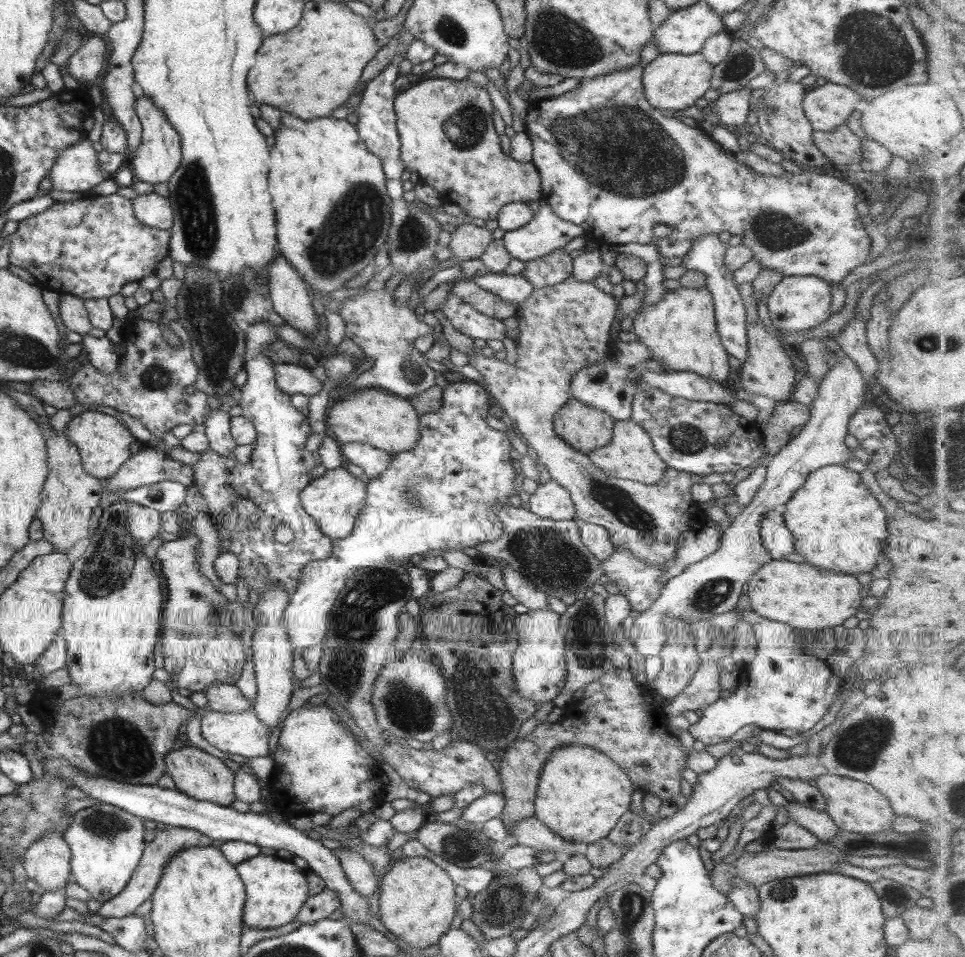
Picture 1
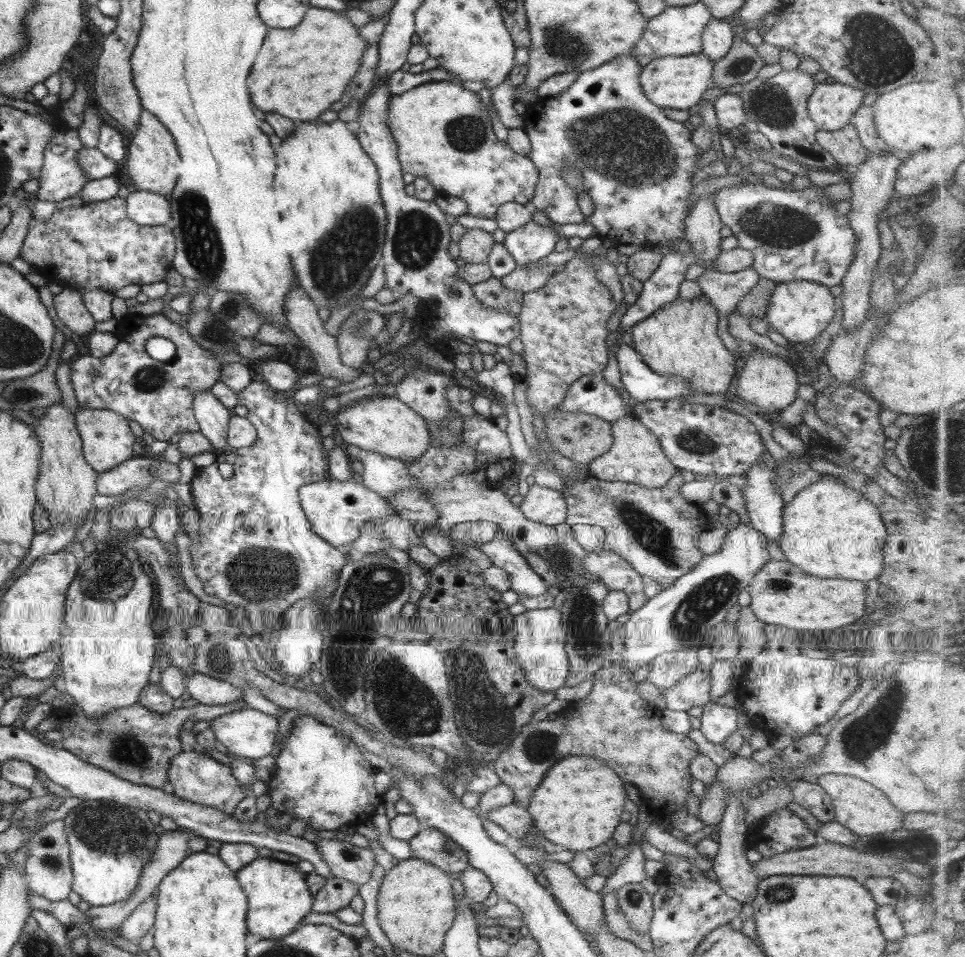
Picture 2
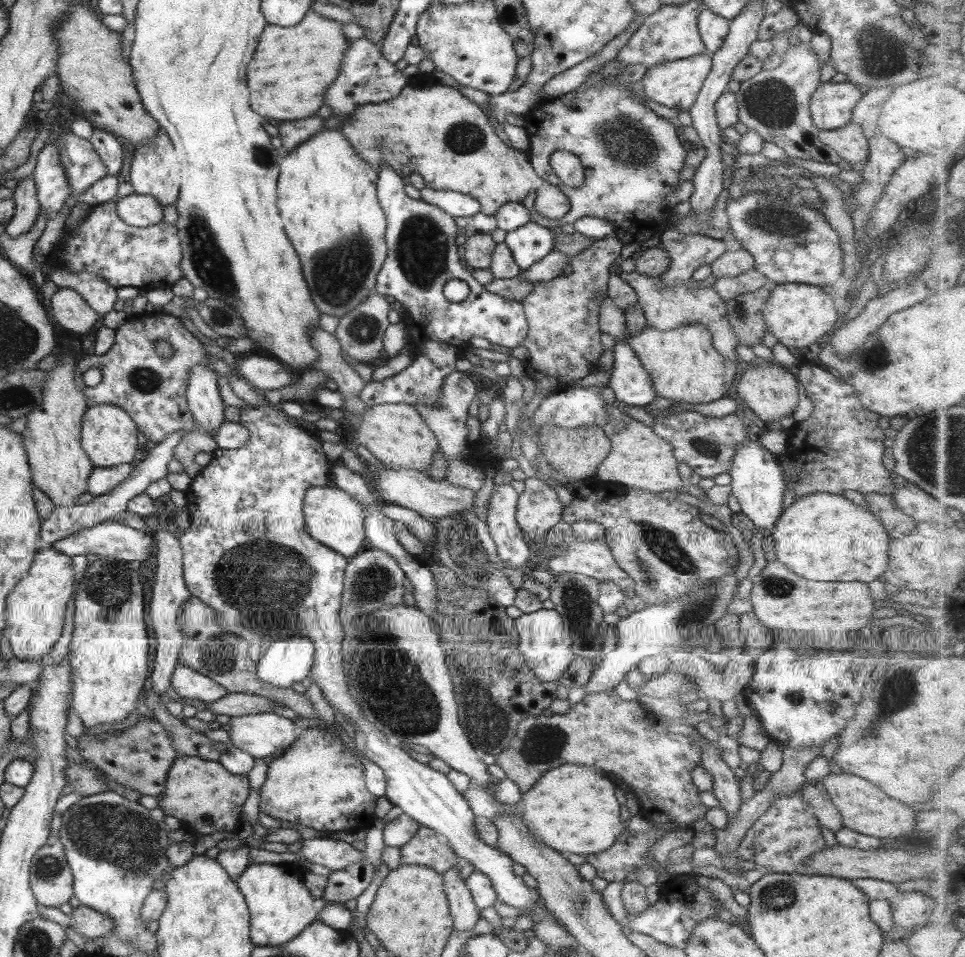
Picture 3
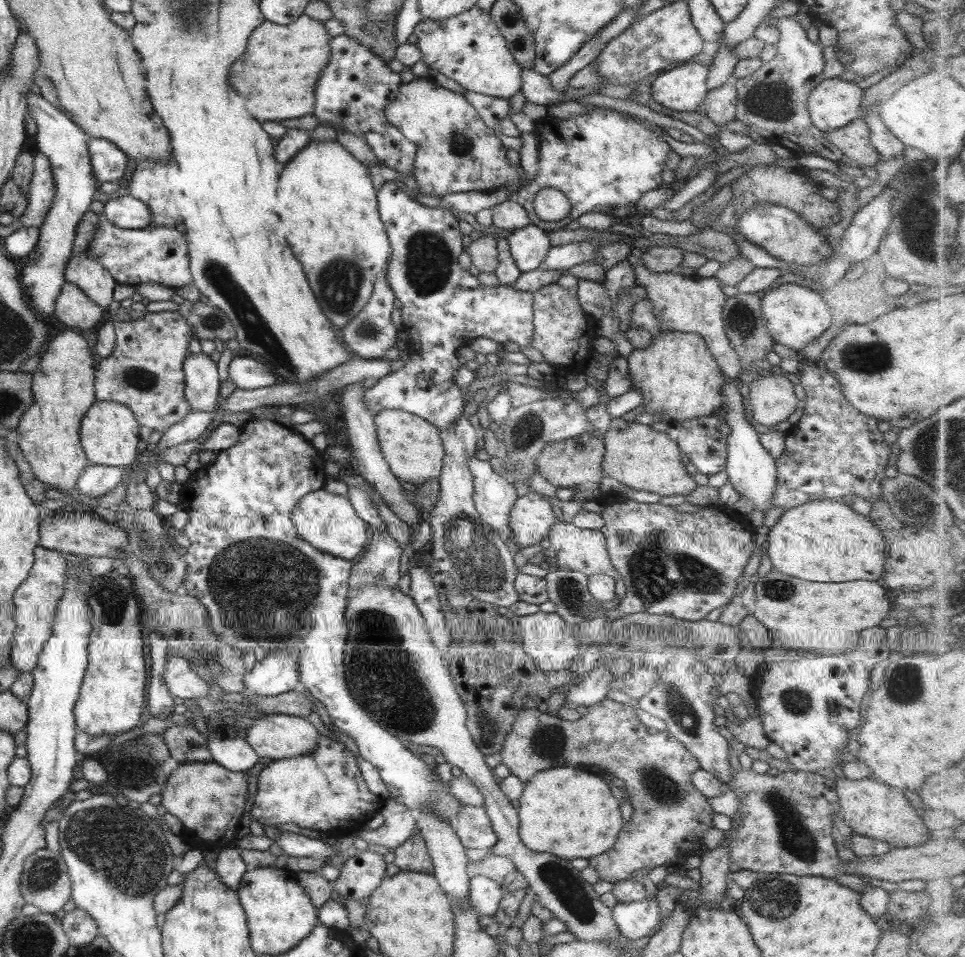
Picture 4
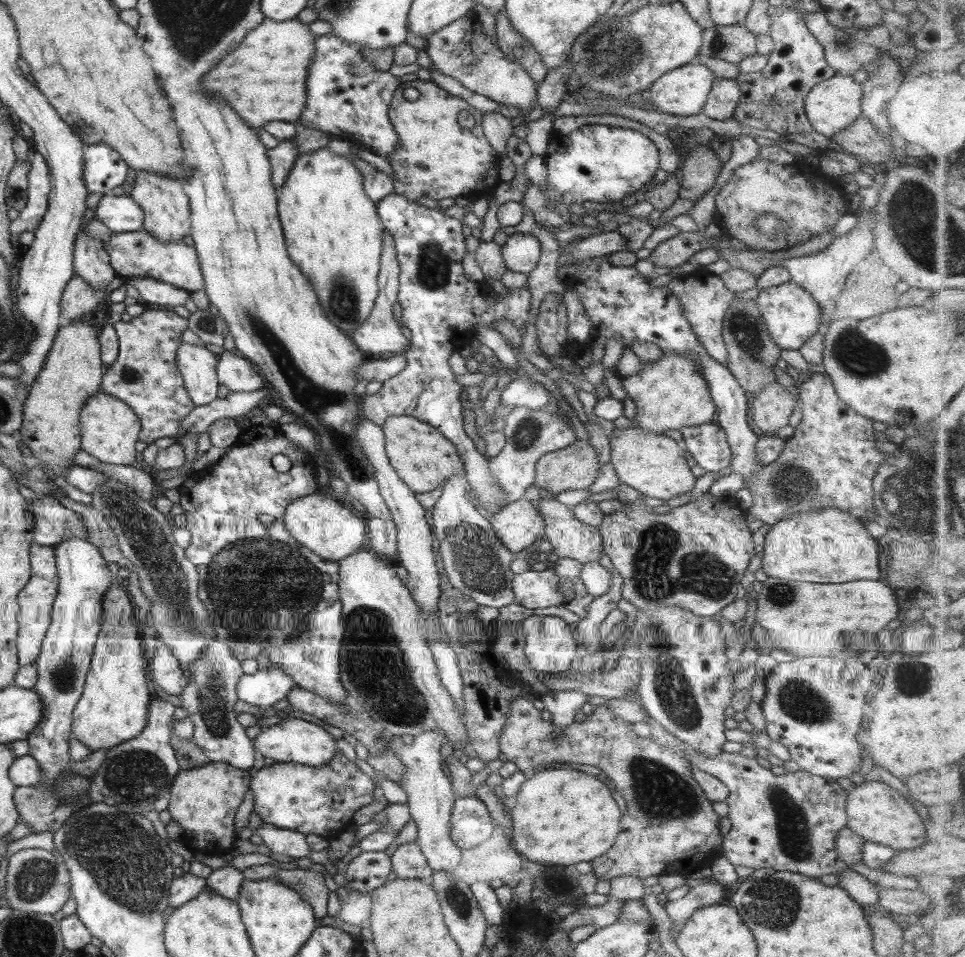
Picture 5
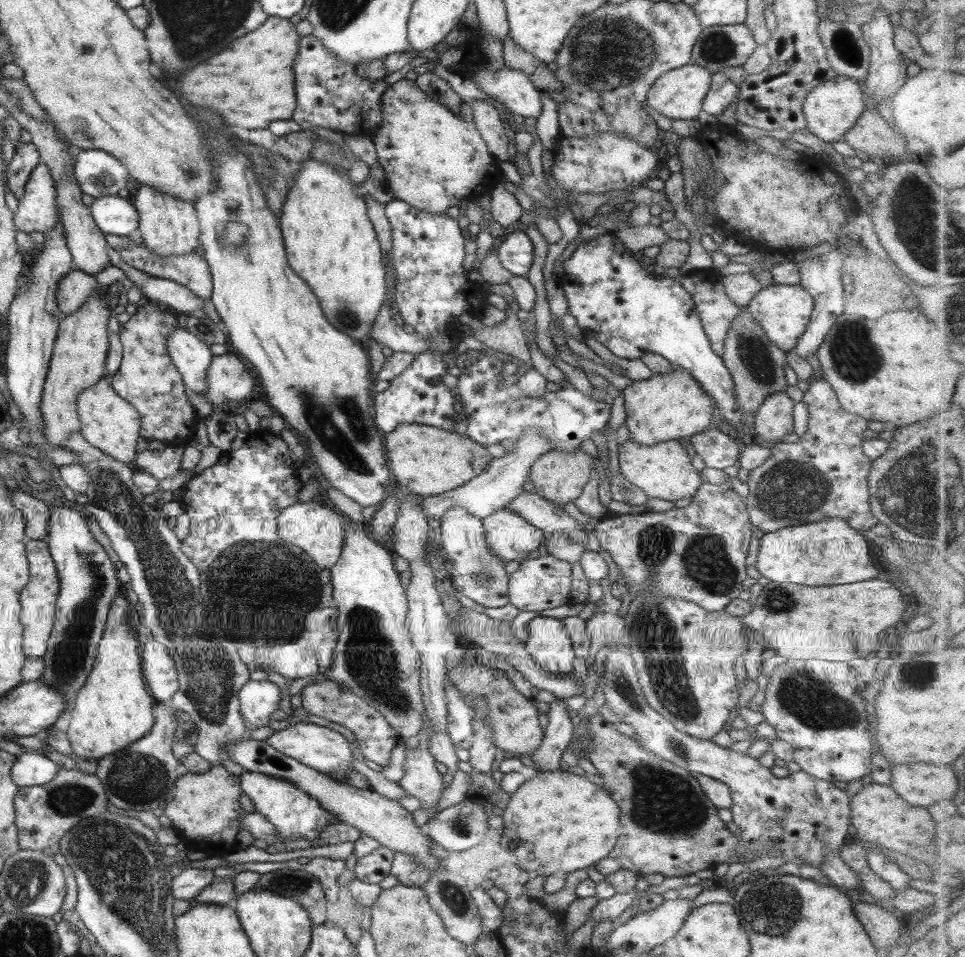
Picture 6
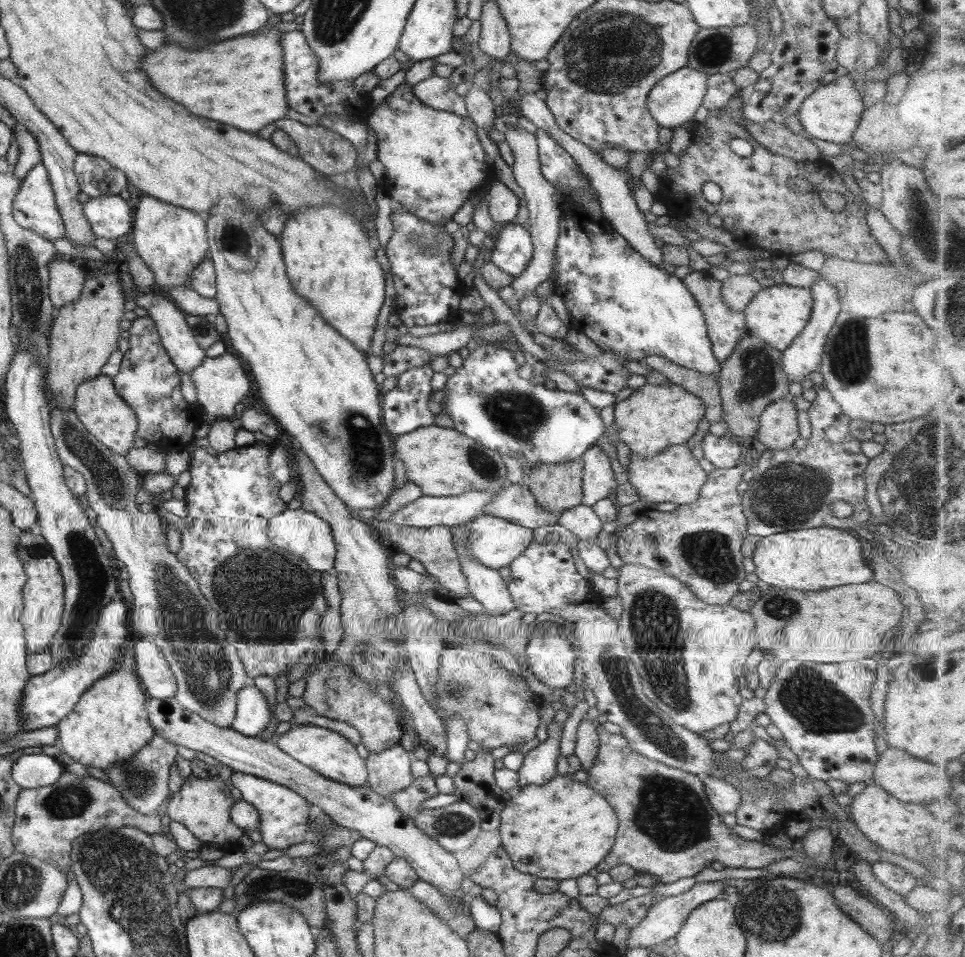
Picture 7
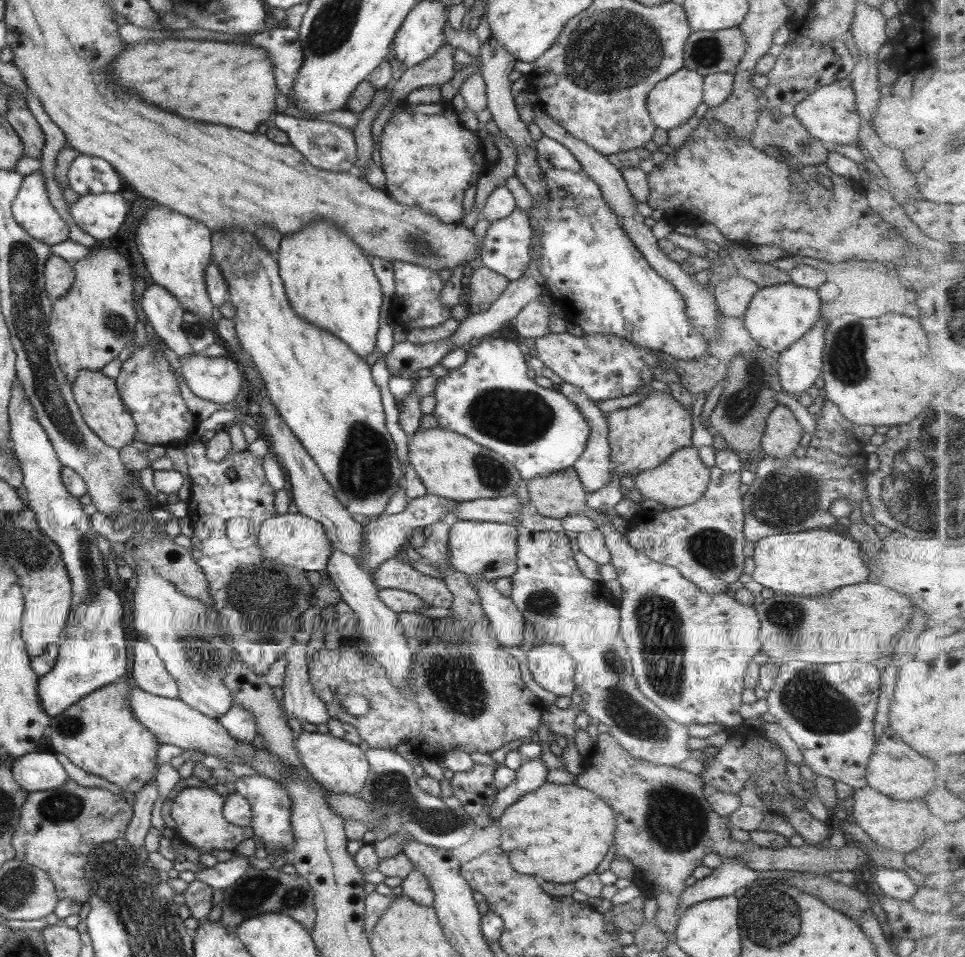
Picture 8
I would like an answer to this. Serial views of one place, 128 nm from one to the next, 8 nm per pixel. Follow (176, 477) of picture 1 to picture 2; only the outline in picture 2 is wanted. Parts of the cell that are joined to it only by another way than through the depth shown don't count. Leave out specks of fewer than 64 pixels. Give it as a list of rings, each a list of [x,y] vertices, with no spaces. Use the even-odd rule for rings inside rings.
[[[131,456],[117,466],[97,473],[95,490],[103,496],[119,496],[137,485],[145,489],[153,480],[177,483],[179,475],[177,464],[163,460],[162,456]]]

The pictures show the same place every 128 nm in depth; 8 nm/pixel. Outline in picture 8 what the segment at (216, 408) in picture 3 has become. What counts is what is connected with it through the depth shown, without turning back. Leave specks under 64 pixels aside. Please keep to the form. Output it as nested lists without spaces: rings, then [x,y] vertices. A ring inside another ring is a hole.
[[[151,284],[144,288],[140,303],[151,328],[167,348],[173,350],[178,357],[193,353],[182,330],[185,311],[174,295],[157,284]]]

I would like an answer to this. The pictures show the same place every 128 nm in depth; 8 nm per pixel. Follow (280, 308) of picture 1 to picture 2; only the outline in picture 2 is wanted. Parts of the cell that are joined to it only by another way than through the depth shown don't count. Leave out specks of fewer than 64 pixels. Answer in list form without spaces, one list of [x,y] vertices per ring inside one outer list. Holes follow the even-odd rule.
[[[297,282],[294,286],[285,294],[285,300],[283,300],[283,315],[285,315],[285,323],[287,328],[293,332],[293,334],[299,340],[298,346],[305,347],[313,360],[316,362],[316,371],[322,376],[322,378],[337,378],[341,382],[351,382],[357,378],[357,370],[349,368],[339,359],[339,351],[337,351],[336,338],[329,335],[323,327],[324,322],[317,316],[318,307],[314,302],[309,300],[309,296],[303,292],[298,286]]]

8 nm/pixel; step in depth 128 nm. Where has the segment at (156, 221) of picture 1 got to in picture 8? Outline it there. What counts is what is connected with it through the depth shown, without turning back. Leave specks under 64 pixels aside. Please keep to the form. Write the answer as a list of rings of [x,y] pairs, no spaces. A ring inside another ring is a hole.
[[[117,193],[79,196],[68,205],[75,226],[97,242],[113,242],[127,212],[125,200]]]

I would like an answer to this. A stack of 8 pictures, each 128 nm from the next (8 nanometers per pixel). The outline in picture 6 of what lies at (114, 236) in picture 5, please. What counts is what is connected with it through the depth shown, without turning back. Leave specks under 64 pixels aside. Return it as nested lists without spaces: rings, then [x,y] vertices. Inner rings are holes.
[[[135,234],[135,242],[129,242],[125,248],[115,247],[115,251],[121,255],[121,261],[127,264],[127,267],[143,272],[151,277],[161,278],[175,282],[183,287],[187,287],[193,294],[199,298],[208,299],[211,296],[212,281],[207,261],[194,252],[185,254],[185,256],[157,256],[149,248],[143,246],[140,238]]]

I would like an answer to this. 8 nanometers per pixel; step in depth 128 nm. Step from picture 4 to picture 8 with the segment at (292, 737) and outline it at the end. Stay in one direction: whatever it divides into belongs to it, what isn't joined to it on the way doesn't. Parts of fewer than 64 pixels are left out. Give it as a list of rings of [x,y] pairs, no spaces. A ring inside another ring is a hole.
[[[302,731],[293,738],[301,765],[309,771],[317,784],[329,792],[356,795],[365,784],[369,764],[356,744],[333,737],[329,733]]]

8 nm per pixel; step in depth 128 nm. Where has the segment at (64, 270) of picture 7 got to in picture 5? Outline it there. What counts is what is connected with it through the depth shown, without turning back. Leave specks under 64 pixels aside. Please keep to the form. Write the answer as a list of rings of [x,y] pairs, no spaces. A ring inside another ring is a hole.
[[[74,275],[66,283],[60,299],[60,318],[64,323],[70,323],[79,318],[91,317],[103,300],[103,291],[93,289],[80,276]]]

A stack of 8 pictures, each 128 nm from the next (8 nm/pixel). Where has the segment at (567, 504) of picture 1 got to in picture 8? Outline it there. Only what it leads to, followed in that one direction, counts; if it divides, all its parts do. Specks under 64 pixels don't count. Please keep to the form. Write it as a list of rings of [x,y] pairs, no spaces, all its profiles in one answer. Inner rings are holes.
[[[457,520],[449,529],[449,556],[447,566],[461,574],[479,574],[483,580],[495,581],[497,578],[509,578],[515,572],[517,554],[517,530],[515,526],[487,521]]]

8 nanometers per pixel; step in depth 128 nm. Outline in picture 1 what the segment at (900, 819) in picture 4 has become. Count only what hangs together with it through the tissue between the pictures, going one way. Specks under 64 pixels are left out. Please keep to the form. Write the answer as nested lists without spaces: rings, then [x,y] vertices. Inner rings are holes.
[[[830,773],[815,776],[812,783],[823,795],[825,812],[838,829],[859,834],[875,834],[875,832],[889,830],[895,813],[887,804],[885,797],[873,789],[871,785]]]

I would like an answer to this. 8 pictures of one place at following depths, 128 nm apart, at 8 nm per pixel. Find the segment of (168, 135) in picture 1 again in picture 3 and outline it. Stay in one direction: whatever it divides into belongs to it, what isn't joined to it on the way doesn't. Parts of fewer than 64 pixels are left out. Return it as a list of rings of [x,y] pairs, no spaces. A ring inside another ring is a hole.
[[[158,127],[158,132],[147,145],[140,145],[133,150],[131,158],[131,170],[129,172],[129,184],[135,195],[151,196],[159,207],[169,206],[175,203],[178,196],[179,164],[171,147],[169,137]]]

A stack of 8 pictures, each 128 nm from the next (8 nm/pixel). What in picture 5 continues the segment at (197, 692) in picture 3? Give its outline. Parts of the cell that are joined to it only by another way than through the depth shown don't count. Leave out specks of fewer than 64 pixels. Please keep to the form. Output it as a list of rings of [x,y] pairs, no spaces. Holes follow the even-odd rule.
[[[164,644],[158,645],[151,664],[147,664],[146,677],[150,684],[156,684],[165,694],[179,697],[188,685],[178,661]]]

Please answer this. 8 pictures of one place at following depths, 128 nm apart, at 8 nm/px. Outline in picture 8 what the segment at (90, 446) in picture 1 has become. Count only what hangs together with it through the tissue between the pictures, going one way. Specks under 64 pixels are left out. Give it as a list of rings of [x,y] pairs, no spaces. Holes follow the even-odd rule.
[[[81,369],[77,371],[75,381],[70,388],[82,420],[91,429],[91,432],[95,433],[95,436],[117,451],[130,444],[135,434],[135,423],[123,406],[113,379],[107,378],[100,370]]]

